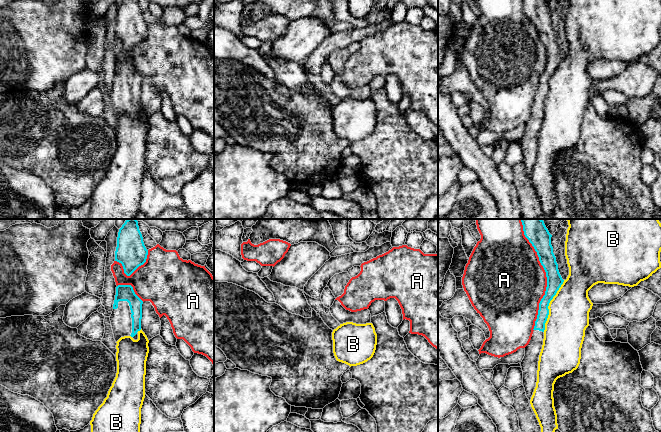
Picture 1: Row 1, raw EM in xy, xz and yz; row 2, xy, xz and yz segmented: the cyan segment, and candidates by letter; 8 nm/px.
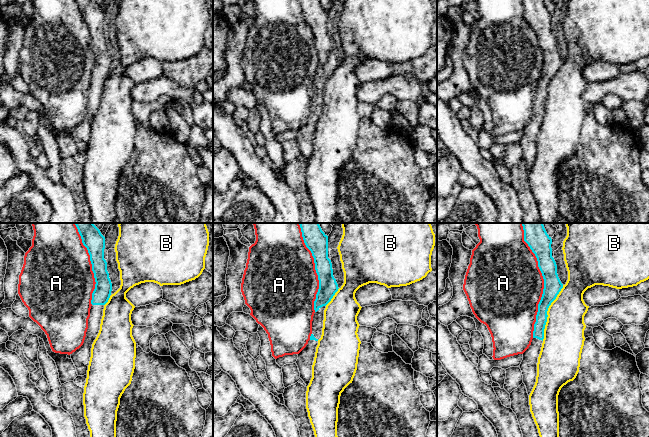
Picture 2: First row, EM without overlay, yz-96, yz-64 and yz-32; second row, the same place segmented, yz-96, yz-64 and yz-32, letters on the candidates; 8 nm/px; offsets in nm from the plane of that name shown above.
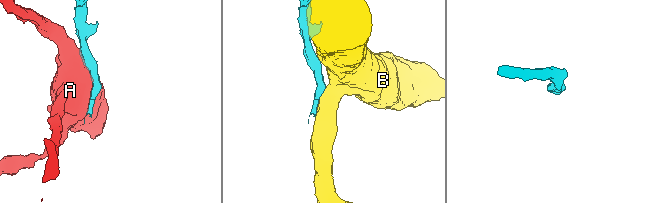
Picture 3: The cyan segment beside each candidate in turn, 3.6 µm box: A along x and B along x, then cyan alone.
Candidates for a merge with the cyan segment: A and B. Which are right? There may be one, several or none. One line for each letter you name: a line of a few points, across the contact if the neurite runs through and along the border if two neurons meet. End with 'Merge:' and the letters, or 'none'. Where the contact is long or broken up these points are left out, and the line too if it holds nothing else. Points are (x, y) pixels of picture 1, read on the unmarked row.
Merge: none

